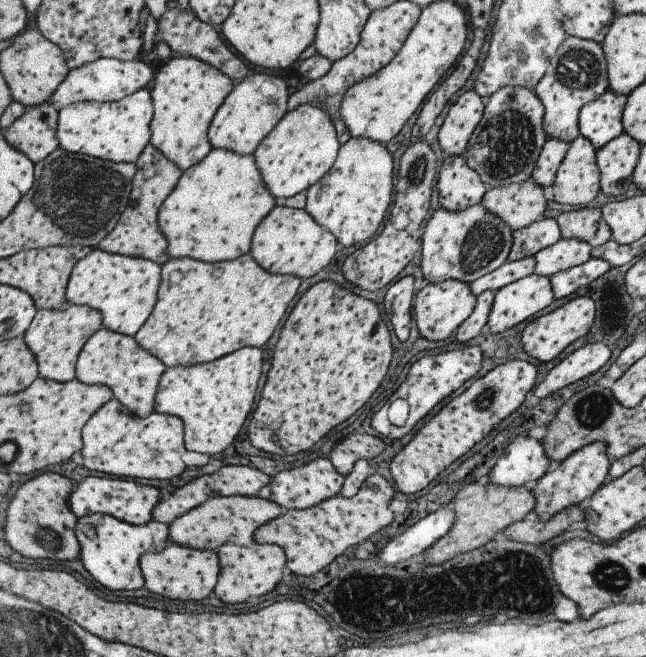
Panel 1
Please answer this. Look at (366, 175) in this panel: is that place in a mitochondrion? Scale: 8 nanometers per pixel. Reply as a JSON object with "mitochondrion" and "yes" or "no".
{"mitochondrion":"no"}

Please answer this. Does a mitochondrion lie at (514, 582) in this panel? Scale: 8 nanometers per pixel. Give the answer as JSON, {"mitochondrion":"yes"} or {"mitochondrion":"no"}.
{"mitochondrion":"yes"}

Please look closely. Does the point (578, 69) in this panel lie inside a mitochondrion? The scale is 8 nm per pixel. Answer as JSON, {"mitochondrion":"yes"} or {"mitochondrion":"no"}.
{"mitochondrion":"yes"}

